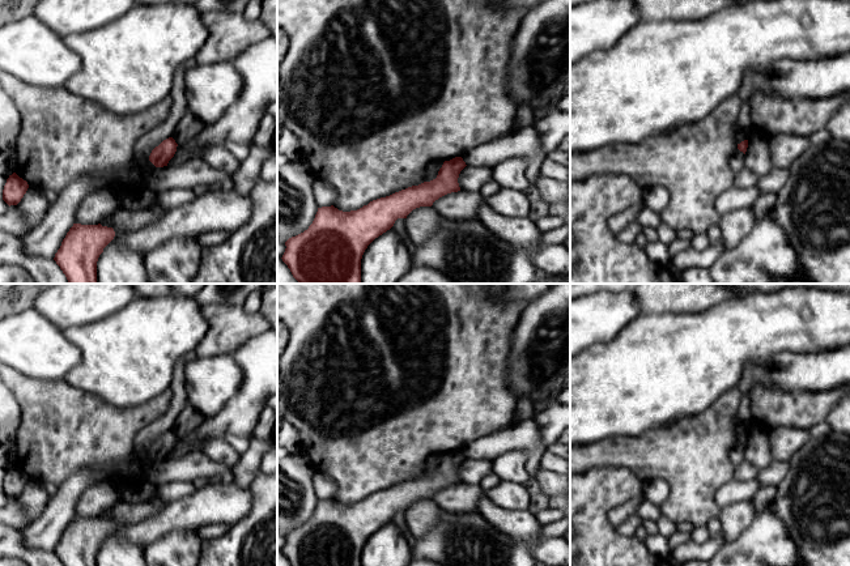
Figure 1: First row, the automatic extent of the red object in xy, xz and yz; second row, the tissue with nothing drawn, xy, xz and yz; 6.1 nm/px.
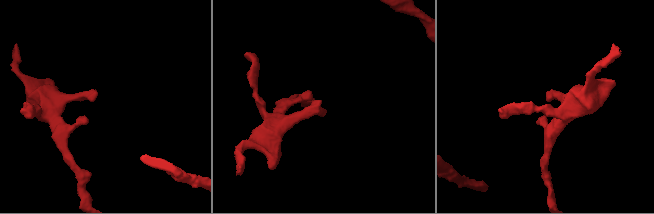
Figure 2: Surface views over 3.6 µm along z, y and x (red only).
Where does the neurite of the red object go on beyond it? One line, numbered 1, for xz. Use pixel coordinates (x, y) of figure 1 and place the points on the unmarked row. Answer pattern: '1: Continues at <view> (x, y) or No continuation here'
1: No continuation here

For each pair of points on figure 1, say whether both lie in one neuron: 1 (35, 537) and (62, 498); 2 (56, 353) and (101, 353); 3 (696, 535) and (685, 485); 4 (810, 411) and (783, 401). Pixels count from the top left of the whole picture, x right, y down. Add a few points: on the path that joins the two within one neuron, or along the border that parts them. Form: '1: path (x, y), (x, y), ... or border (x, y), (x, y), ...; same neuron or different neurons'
1: path (45, 528), (56, 516), (60, 507); same neuron
2: border (62, 331), (81, 356), (64, 378); different neurons
3: border (705, 524), (695, 527); different neurons
4: path (803, 409), (790, 408); same neuron

